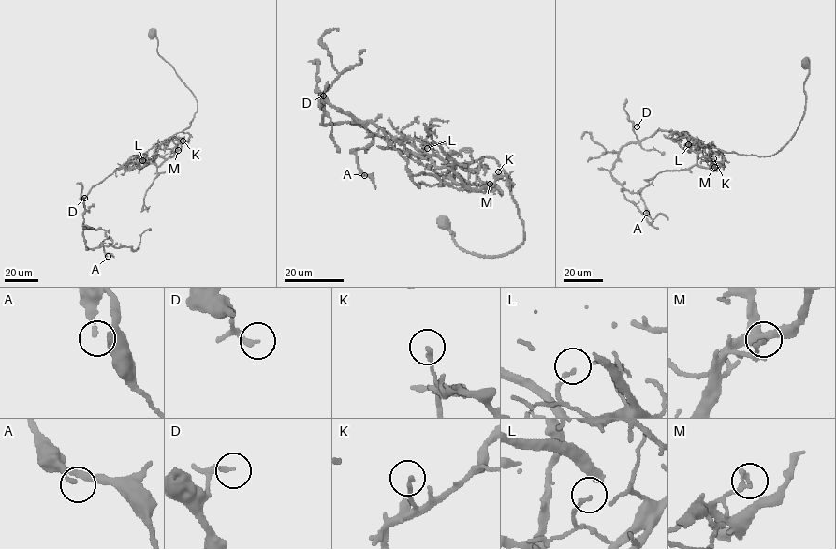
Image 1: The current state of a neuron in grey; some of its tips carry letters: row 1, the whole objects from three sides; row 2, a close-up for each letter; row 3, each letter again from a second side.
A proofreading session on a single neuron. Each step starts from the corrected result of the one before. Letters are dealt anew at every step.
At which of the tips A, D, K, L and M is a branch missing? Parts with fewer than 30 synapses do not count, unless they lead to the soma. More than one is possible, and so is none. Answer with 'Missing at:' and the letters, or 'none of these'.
Missing at: none of these

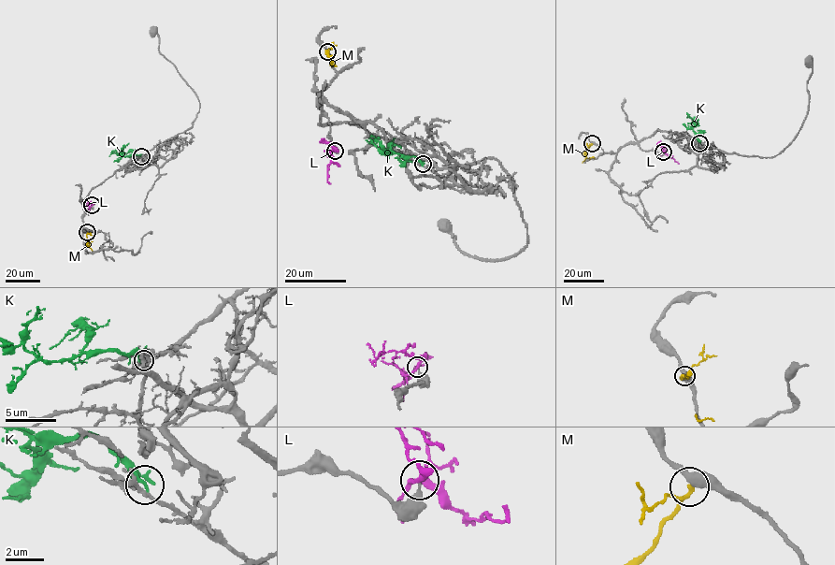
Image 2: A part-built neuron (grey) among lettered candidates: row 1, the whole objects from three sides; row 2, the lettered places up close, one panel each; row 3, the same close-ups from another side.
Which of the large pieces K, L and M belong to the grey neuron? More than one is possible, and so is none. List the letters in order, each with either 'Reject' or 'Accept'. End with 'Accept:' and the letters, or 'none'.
K: Reject
L: Reject
M: Reject
Accept: none

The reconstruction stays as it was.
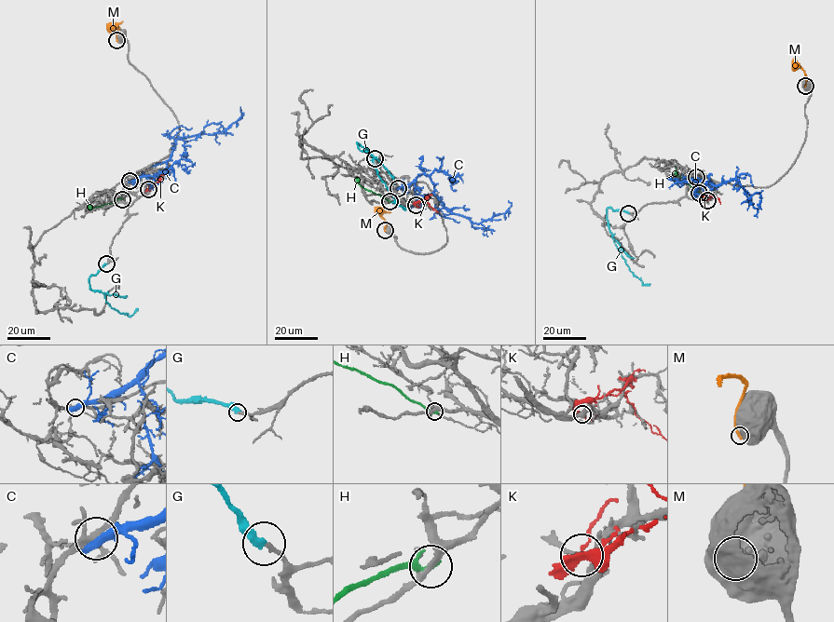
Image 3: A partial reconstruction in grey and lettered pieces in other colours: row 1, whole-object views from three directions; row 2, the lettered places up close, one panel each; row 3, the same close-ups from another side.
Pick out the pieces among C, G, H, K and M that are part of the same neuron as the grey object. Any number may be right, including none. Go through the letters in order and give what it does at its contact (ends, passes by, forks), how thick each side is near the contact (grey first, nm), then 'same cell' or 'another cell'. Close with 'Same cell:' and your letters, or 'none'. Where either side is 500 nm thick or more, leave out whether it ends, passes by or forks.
C: calibres 220 and 600 nm; another cell
G: it ends; calibres 180 and 360 nm; same cell
H: it passes by; calibres 200 and 170 nm; another cell
K: it passes by; calibres 160 and 130 nm; another cell
M: calibres 800 and 280 nm; another cell
Same cell: G

